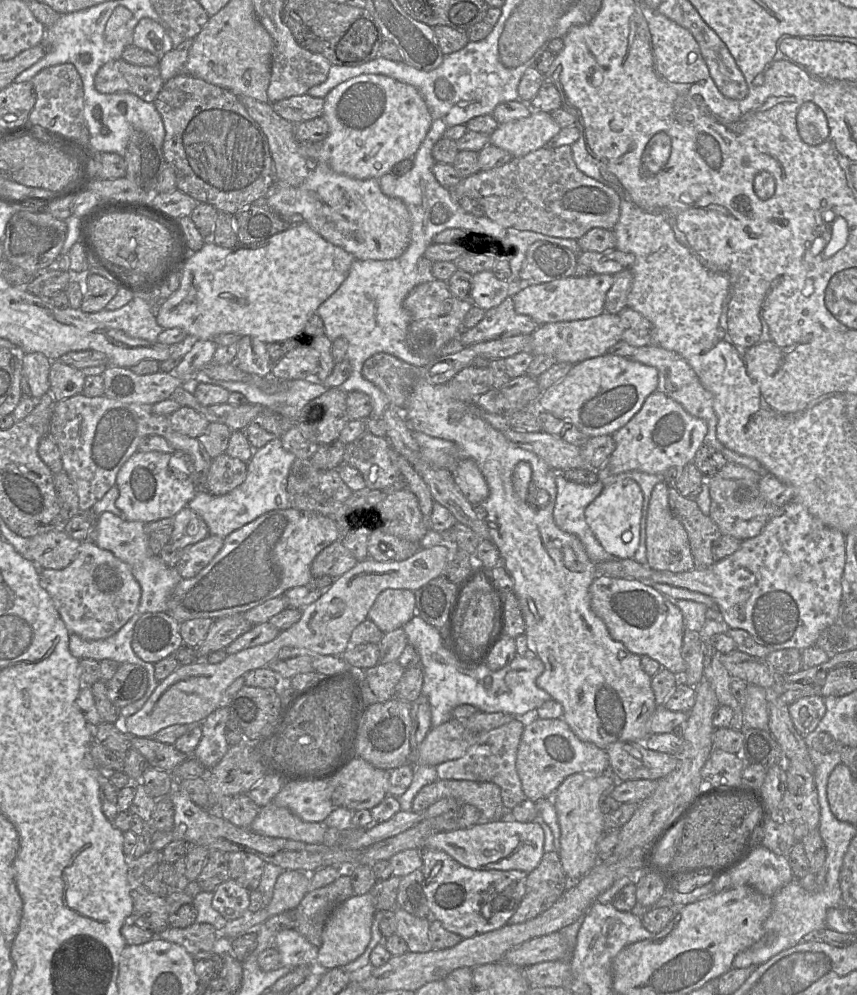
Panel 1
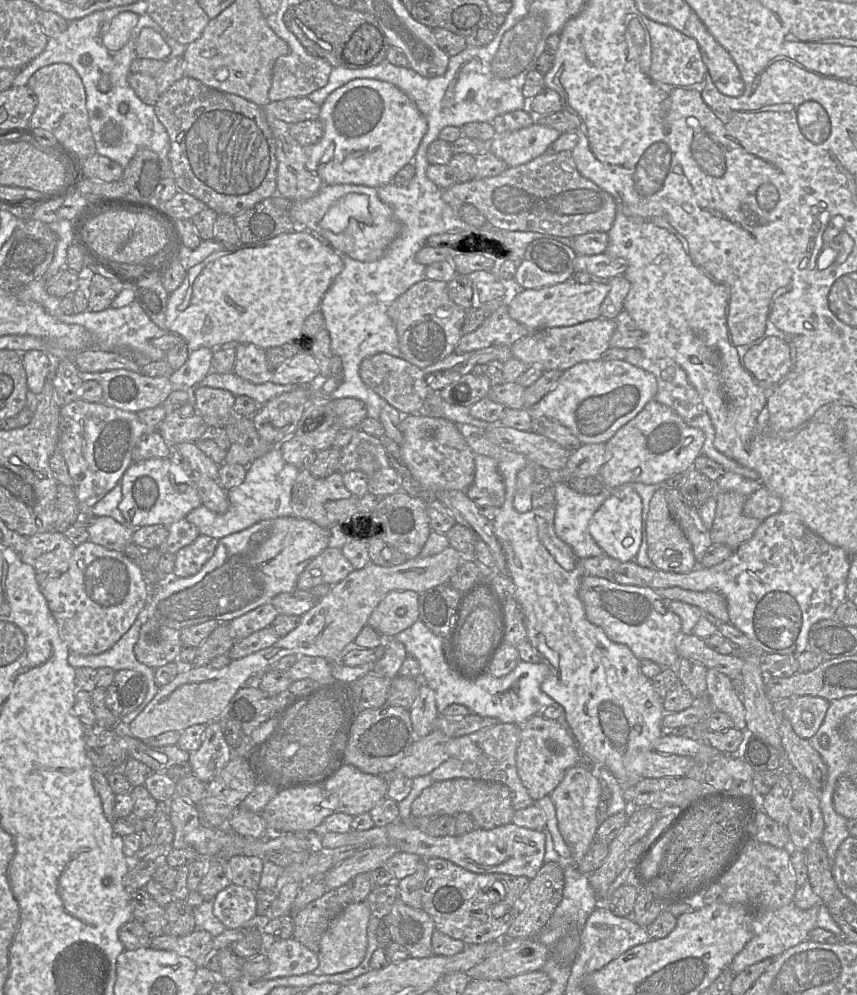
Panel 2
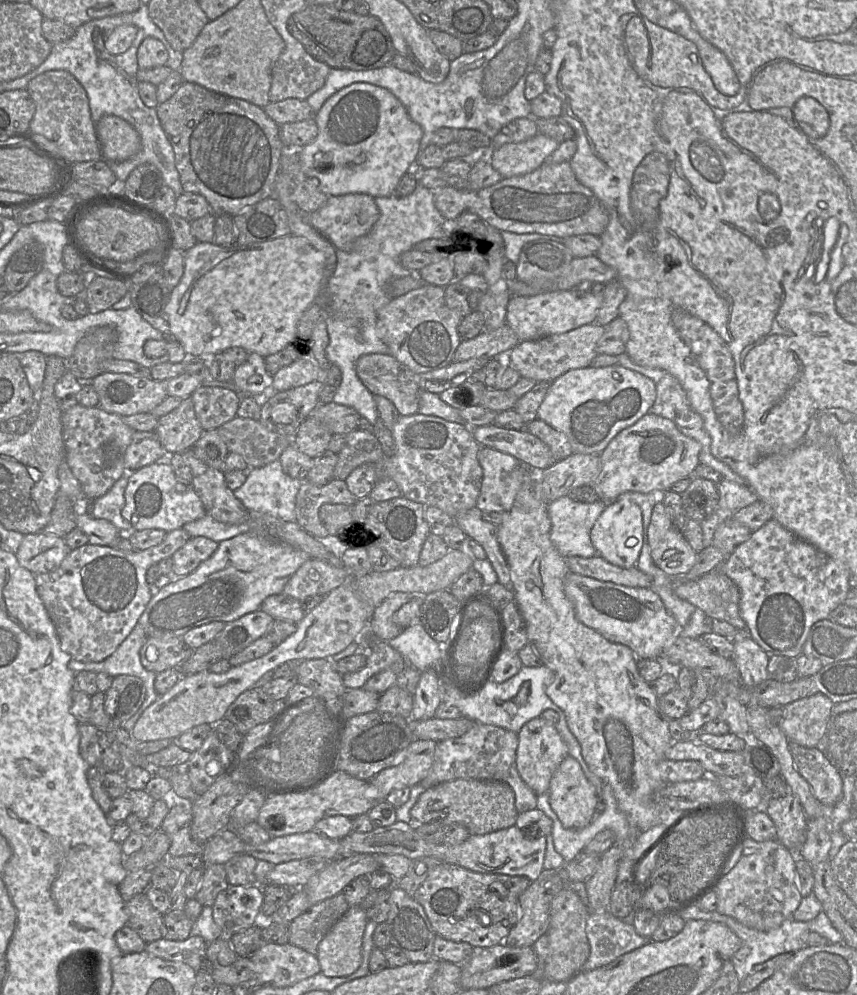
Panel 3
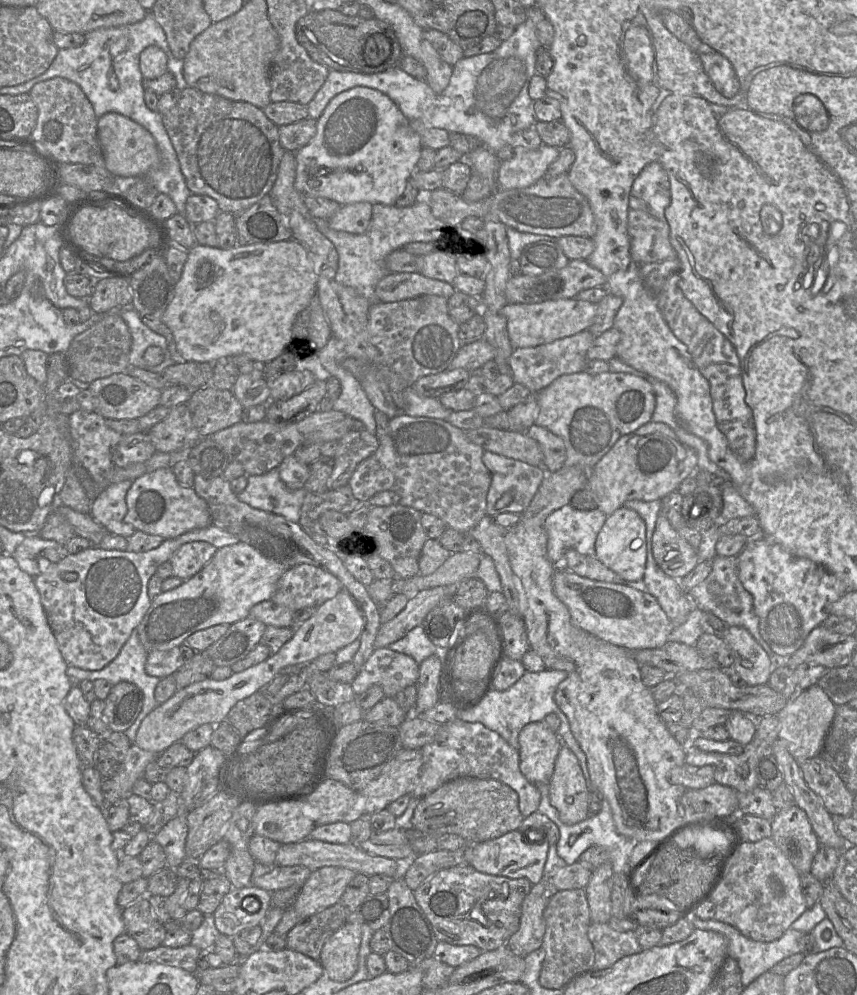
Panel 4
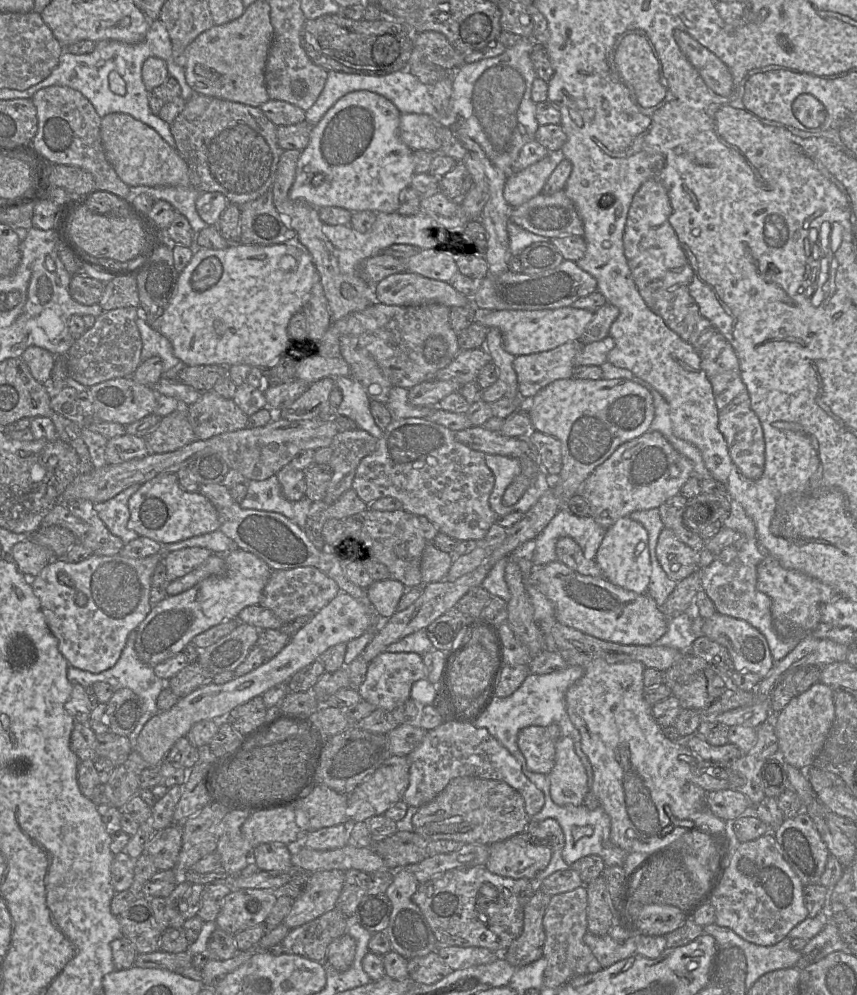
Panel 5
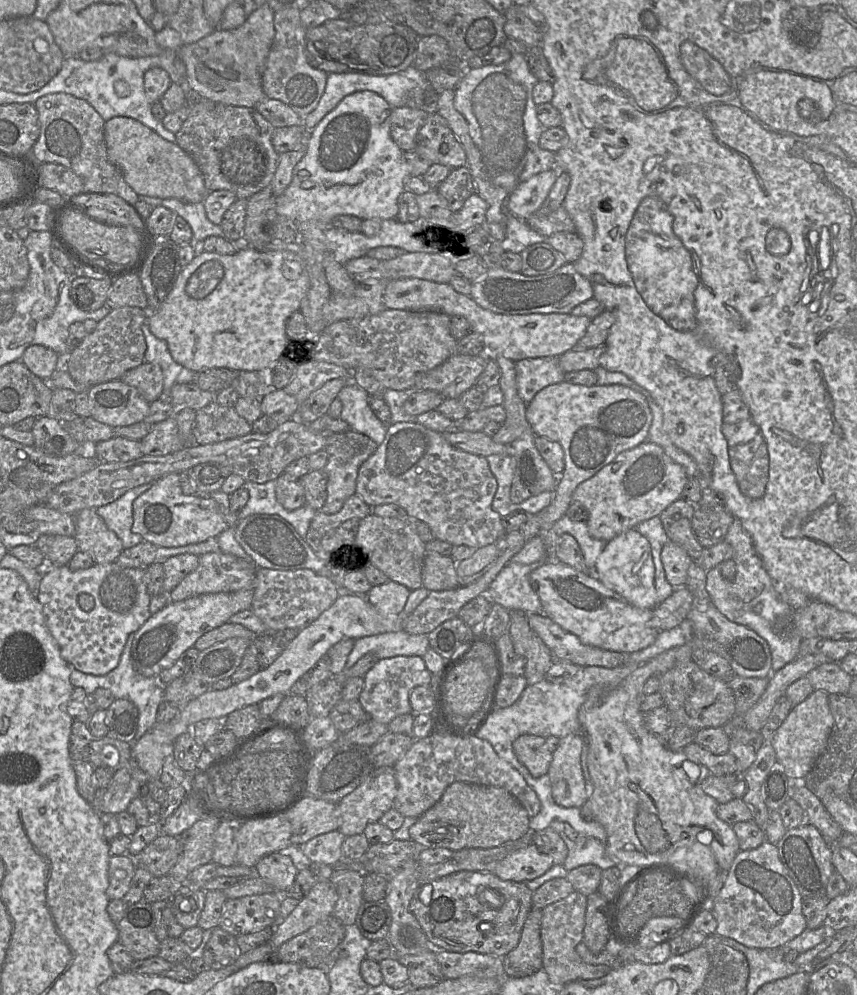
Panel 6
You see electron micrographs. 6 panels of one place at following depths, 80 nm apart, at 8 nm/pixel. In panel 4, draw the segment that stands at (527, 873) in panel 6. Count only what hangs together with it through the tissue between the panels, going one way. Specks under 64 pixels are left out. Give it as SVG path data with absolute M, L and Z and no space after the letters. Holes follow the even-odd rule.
M513 830L501 837L471 845L468 865L481 873L503 876L511 879L526 878L532 885L544 878L544 867L548 857L549 843L530 841L527 833Z

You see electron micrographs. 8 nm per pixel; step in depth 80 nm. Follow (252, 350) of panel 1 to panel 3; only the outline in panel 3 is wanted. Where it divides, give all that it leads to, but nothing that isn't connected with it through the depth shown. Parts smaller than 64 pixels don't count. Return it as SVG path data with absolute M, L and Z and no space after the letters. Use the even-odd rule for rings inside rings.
M248 353L247 360L236 367L233 383L240 397L270 398L275 393L273 377L266 372L265 360L256 353Z

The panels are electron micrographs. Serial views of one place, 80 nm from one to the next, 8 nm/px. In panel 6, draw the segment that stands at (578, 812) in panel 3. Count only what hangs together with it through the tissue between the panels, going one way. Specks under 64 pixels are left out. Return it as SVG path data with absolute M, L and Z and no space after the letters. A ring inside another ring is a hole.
M569 734L560 738L559 745L553 752L548 775L553 799L560 806L581 808L588 799L581 766L583 744L582 735Z

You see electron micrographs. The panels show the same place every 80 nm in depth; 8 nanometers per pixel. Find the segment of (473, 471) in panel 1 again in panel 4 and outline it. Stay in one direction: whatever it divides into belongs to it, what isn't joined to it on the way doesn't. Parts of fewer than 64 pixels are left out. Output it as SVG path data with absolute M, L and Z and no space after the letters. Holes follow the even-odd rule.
M489 451L483 452L482 461L491 475L486 498L486 514L490 517L502 513L522 514L547 475L542 466L532 466ZM506 492L512 493L513 501L505 508L497 509L496 503Z

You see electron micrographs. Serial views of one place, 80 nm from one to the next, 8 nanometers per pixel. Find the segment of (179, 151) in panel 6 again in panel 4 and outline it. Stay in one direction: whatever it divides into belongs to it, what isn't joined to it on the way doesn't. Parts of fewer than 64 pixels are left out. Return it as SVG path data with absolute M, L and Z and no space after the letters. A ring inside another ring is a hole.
M116 112L106 113L98 119L97 128L105 165L113 176L143 177L160 162L152 134L130 118Z

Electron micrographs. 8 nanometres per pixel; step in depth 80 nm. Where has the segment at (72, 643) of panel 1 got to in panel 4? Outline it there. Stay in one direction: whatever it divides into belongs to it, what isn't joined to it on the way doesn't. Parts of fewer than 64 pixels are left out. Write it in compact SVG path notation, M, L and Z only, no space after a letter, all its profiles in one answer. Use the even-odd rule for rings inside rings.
M135 628L131 632L128 640L123 645L116 658L112 660L103 669L97 671L90 671L90 670L80 669L74 666L68 666L66 670L66 674L73 681L74 684L78 684L83 680L90 680L94 682L97 679L103 679L111 683L113 686L119 682L126 681L136 685L142 690L144 695L143 707L139 715L137 716L135 722L125 731L126 736L132 743L135 742L137 731L143 719L158 705L154 693L155 693L156 686L160 681L160 678L151 676L146 673L145 663L147 659L147 654L148 652L145 650L139 638L138 630L137 628Z

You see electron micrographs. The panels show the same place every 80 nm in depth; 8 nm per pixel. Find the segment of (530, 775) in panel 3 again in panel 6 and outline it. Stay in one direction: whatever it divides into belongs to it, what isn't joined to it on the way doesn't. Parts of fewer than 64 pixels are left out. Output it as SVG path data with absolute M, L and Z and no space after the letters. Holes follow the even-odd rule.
M522 734L513 742L513 750L518 760L532 776L548 774L553 753L546 749L546 738L534 734Z

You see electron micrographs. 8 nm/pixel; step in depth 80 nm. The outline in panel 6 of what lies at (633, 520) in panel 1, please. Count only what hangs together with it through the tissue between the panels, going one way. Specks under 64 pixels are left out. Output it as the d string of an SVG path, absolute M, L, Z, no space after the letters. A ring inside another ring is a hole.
M636 528L629 529L606 542L595 566L595 577L628 603L641 609L653 609L657 606L654 576L651 545Z

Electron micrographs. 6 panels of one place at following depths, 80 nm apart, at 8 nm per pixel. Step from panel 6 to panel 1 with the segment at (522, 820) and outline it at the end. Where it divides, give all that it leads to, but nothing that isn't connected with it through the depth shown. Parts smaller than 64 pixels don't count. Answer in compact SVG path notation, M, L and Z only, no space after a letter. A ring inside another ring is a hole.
M437 779L424 786L415 796L412 811L422 812L442 798L452 797L460 804L471 804L481 812L481 821L496 821L510 817L504 806L501 789L491 782Z

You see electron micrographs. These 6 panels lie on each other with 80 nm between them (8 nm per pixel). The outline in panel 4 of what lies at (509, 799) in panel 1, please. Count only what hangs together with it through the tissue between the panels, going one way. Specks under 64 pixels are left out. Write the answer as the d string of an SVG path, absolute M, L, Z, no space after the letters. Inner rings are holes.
M457 717L441 725L434 740L421 748L423 759L421 773L410 796L421 799L456 778L495 779L517 792L519 809L524 818L538 812L541 793L537 786L521 772L520 755L517 749L482 723L470 723Z

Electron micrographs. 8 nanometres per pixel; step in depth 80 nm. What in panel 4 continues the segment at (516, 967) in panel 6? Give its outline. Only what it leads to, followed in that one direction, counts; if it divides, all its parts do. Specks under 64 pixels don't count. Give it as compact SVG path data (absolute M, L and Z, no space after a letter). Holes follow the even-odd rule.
M547 877L532 885L521 906L519 929L509 937L505 948L525 958L532 951L542 947L546 932L544 910L557 891L551 879Z

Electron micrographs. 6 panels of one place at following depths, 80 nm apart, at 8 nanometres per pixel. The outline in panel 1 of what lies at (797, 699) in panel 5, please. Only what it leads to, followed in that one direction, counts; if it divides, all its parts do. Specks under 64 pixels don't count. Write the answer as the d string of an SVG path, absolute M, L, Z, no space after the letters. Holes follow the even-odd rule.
M802 697L788 707L792 722L797 731L804 738L813 732L826 712L824 697Z

